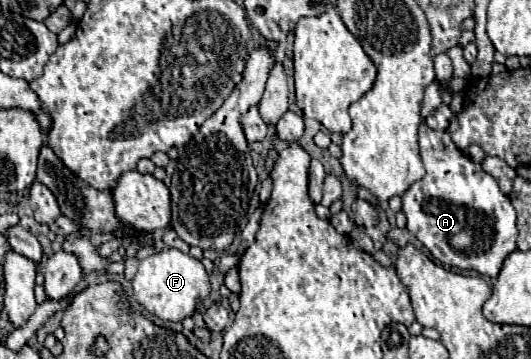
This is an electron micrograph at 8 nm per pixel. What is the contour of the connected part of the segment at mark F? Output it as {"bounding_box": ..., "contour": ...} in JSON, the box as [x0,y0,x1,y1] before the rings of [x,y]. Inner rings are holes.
{"bounding_box":[133,249,209,321],"contour":[[[163,249],[139,263],[139,271],[133,277],[133,295],[137,303],[151,315],[163,321],[183,321],[191,317],[197,305],[209,295],[209,277],[201,261],[193,259],[179,249]]]}

